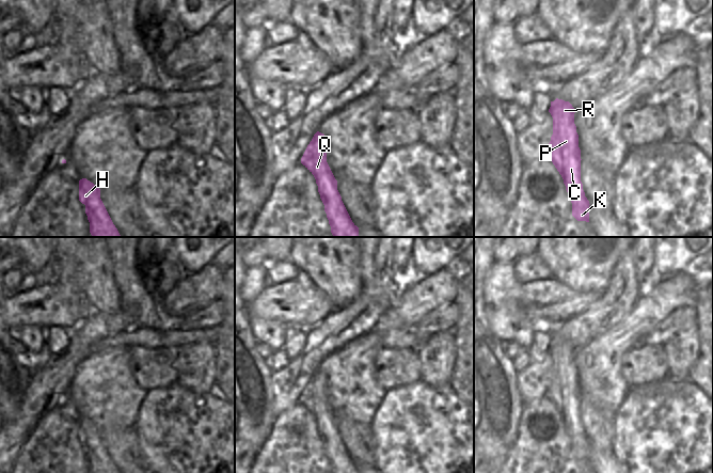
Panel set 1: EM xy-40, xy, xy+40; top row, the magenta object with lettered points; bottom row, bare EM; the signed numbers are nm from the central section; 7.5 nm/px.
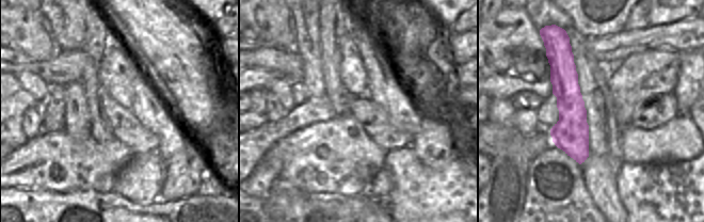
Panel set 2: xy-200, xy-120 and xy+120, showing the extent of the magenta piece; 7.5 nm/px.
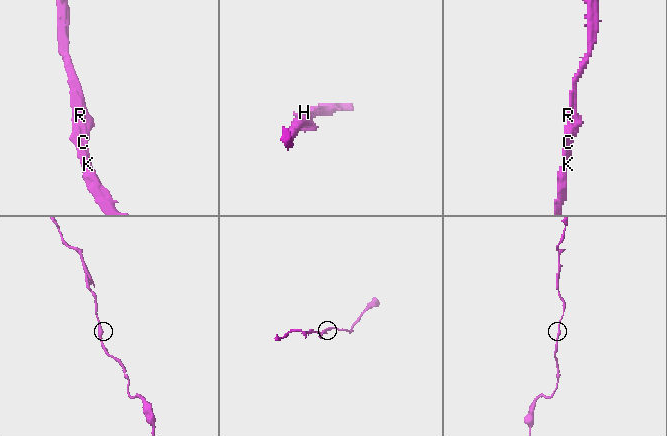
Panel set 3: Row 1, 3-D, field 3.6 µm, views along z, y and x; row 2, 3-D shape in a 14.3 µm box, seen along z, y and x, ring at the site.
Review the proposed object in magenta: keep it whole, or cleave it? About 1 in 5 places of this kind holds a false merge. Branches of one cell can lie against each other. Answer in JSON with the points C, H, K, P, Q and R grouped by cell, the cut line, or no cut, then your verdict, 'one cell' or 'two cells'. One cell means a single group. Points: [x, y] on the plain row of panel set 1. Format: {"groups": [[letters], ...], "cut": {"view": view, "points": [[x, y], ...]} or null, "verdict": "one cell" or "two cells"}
{"groups": [["C", "H", "K", "P", "Q", "R"]], "cut": null, "verdict": "one cell"}

